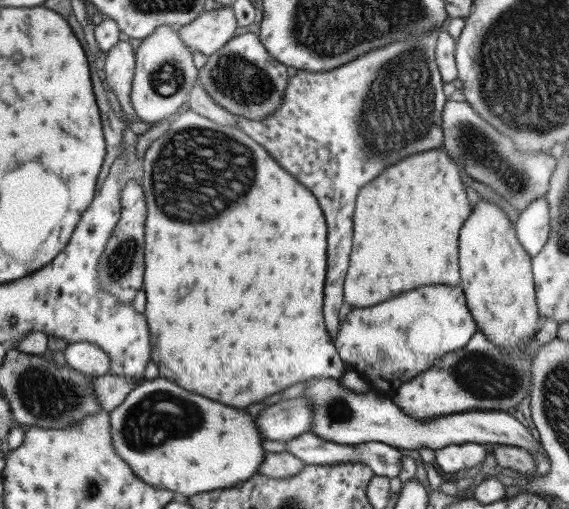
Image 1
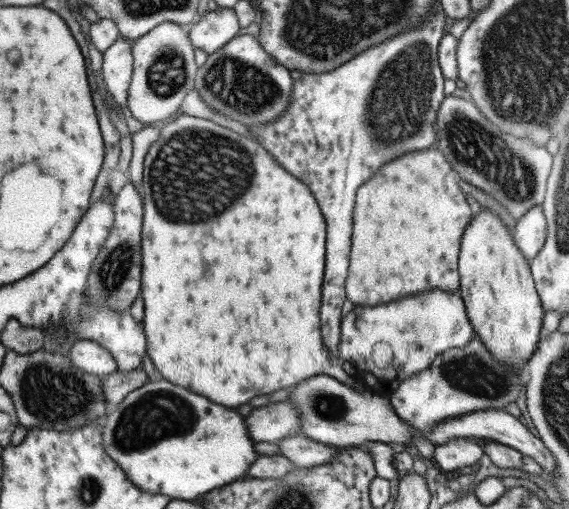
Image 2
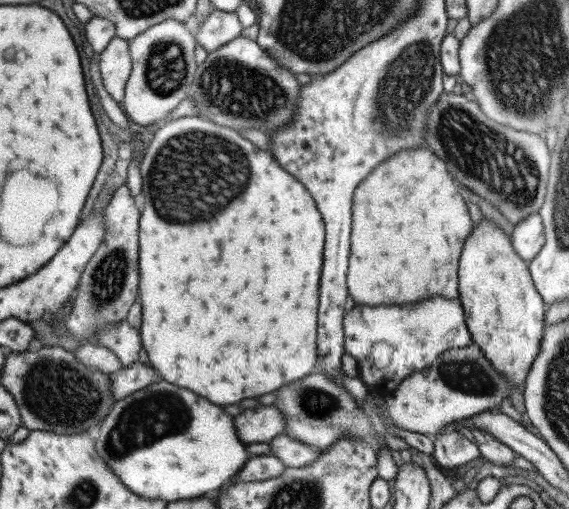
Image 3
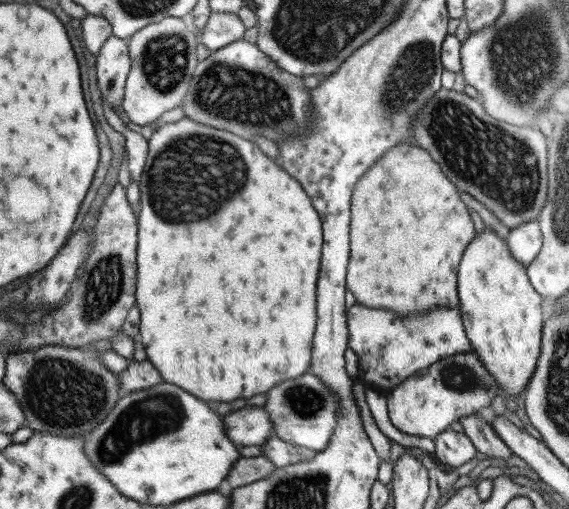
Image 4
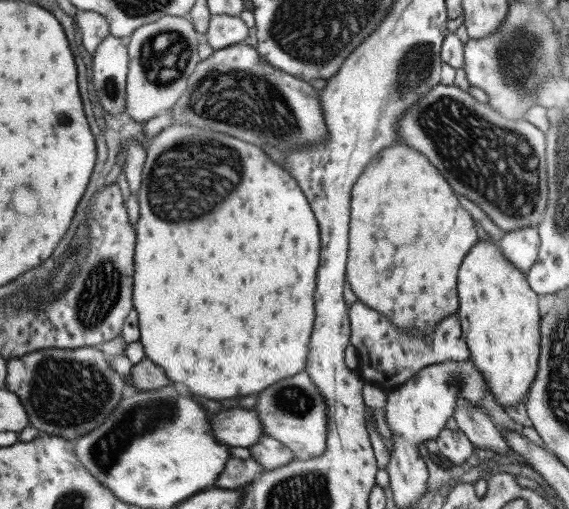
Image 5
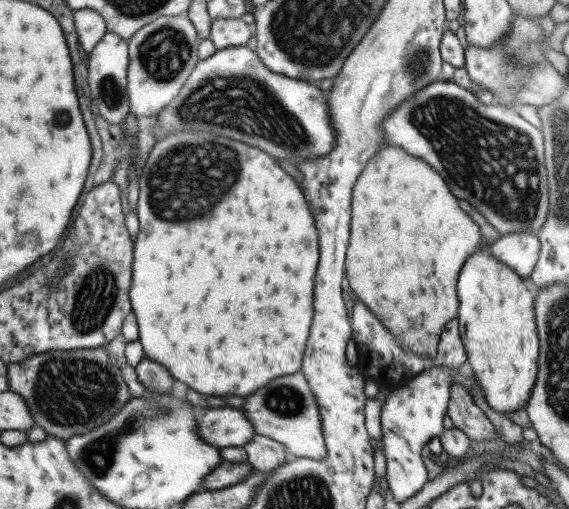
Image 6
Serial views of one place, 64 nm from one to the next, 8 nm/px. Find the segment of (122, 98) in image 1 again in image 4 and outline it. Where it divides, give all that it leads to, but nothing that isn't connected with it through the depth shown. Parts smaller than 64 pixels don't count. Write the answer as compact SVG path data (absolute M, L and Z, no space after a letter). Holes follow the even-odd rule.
M109 36L95 55L95 74L100 98L113 109L119 109L129 69L127 40Z

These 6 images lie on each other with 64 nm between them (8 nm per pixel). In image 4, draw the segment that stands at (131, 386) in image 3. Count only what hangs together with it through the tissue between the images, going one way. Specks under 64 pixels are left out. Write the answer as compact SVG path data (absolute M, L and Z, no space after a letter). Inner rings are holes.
M147 359L139 362L131 360L129 366L116 376L120 396L164 382L159 371Z

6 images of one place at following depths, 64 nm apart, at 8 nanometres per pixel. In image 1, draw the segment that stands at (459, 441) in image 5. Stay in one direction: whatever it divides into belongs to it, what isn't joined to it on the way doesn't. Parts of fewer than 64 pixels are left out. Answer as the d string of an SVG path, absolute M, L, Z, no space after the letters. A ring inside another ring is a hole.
M477 443L448 444L434 451L434 462L443 472L456 473L481 463L485 454L485 447Z

